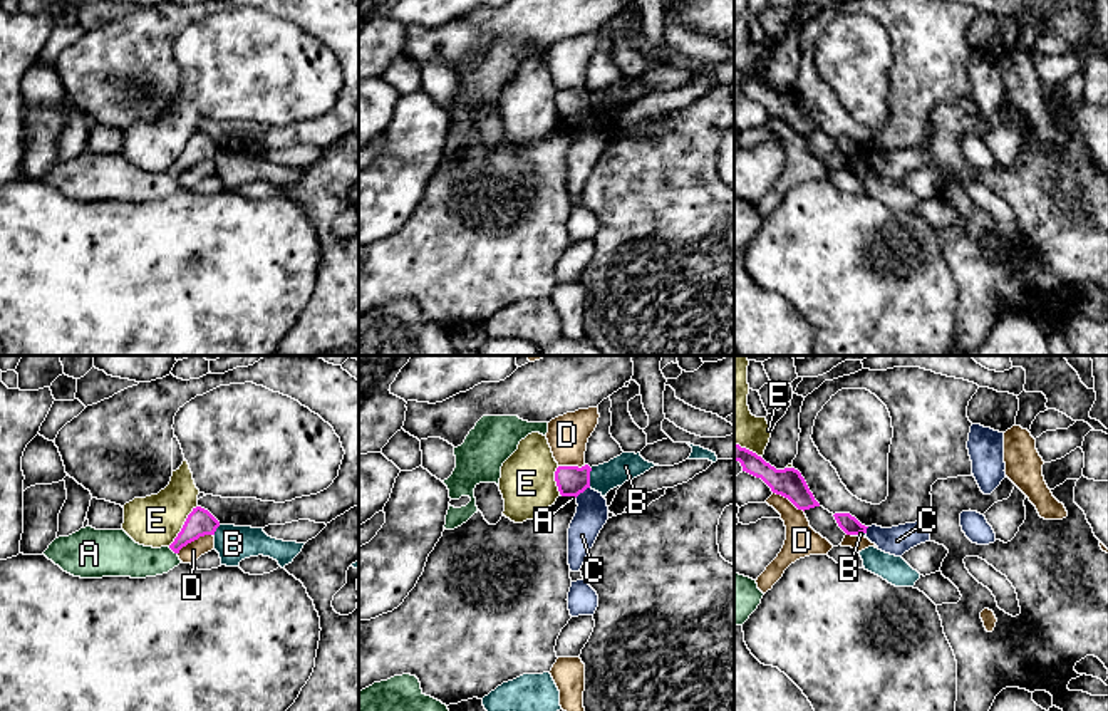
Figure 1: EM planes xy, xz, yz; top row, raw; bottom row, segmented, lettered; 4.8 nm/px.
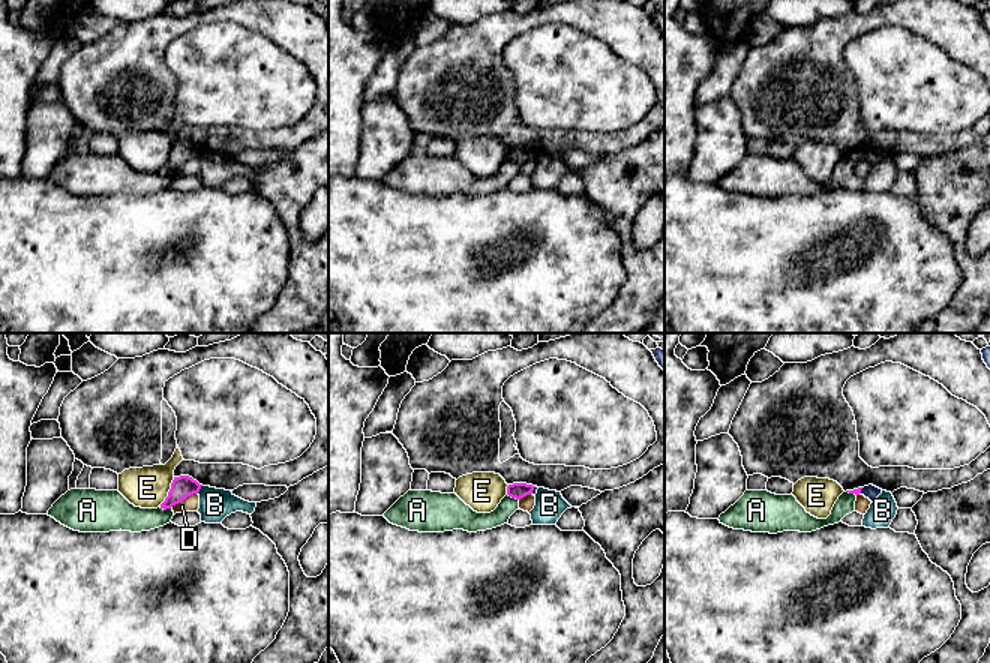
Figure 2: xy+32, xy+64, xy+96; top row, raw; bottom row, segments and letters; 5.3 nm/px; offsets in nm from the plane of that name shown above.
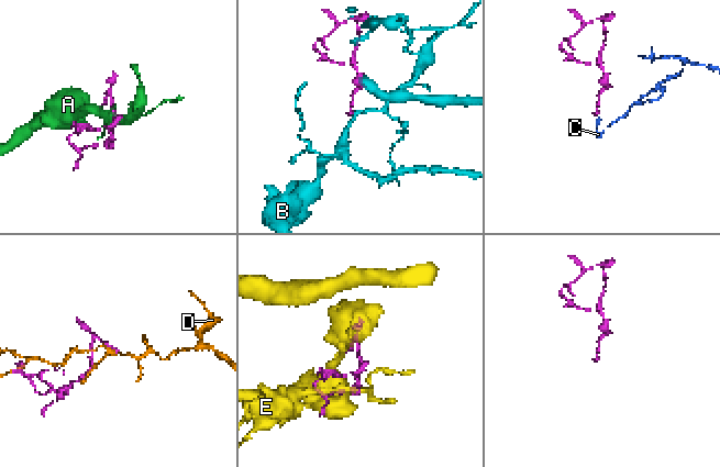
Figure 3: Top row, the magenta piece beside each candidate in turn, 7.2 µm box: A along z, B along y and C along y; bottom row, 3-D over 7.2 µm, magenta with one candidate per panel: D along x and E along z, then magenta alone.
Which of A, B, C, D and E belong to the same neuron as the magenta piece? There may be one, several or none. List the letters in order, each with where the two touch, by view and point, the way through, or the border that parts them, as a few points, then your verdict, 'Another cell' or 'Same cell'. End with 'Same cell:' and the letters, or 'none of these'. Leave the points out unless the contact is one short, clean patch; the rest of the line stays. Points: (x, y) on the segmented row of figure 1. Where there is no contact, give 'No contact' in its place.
A: Touches magenta at xy (173, 550). Another cell
B: Touches magenta at xz (589, 478). Another cell
C: Touches magenta at xz (582, 492). Boundary: xz (589, 487), (575, 497). Another cell
D: Touches magenta at xy (193, 540). Another cell
E: Touches magenta at xy (183, 525). Another cell
Same cell: none of these

